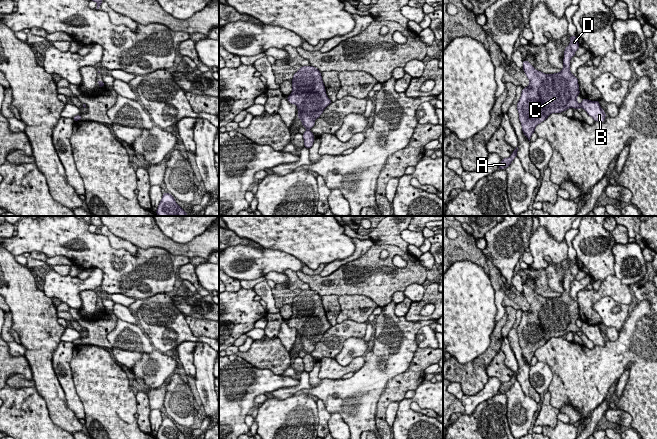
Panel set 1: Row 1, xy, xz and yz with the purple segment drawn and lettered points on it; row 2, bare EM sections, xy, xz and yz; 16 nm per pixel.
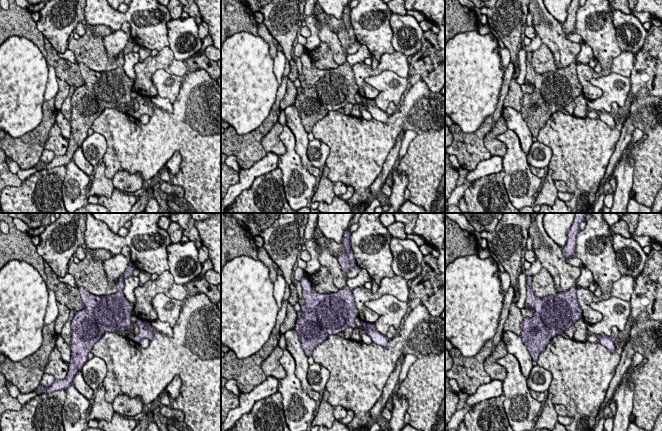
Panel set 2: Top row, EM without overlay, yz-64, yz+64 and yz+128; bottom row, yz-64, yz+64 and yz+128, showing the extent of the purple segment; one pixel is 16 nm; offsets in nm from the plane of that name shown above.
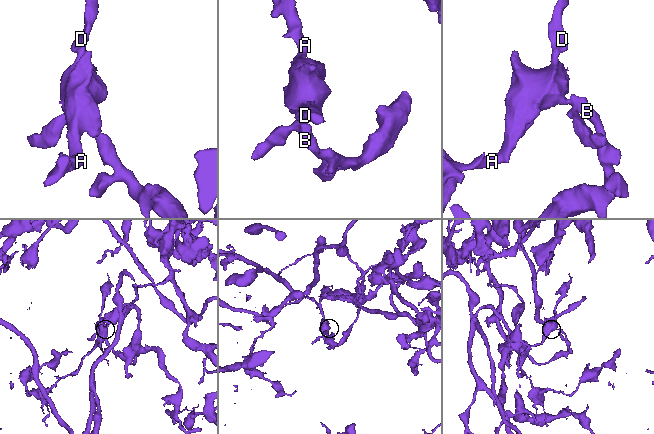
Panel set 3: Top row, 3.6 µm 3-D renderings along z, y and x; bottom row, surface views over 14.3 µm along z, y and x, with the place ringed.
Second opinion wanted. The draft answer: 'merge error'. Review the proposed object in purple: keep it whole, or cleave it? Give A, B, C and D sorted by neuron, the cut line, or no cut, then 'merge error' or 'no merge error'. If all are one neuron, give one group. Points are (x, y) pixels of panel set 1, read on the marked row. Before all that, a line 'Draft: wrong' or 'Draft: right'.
Draft: right
A C D / B; cut in yz along (579, 104), (581, 107); merge error

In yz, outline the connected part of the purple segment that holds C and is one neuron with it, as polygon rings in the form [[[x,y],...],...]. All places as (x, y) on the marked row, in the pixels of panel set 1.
[[[576,36],[569,37],[570,44],[565,48],[563,68],[559,73],[545,74],[523,60],[523,70],[530,83],[522,89],[517,110],[522,131],[529,141],[536,126],[550,114],[581,108],[577,102],[580,94],[578,79],[570,72],[570,59],[580,45]]]

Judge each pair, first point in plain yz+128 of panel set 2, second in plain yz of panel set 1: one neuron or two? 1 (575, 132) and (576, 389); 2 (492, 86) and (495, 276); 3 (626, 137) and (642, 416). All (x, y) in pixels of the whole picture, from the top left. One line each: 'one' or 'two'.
1: one
2: two
3: two

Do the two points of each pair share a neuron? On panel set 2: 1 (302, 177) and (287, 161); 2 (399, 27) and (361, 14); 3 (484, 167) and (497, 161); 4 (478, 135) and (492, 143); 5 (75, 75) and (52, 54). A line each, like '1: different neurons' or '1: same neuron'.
1: same neuron
2: different neurons
3: same neuron
4: different neurons
5: same neuron

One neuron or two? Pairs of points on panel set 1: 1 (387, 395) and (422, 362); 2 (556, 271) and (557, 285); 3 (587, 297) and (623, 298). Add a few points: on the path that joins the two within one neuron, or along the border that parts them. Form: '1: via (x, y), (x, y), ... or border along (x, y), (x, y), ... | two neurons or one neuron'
1: via (396, 388), (413, 371) | one neuron
2: via (556, 274), (556, 282) | one neuron
3: via (596, 296), (602, 292), (614, 292) | one neuron

